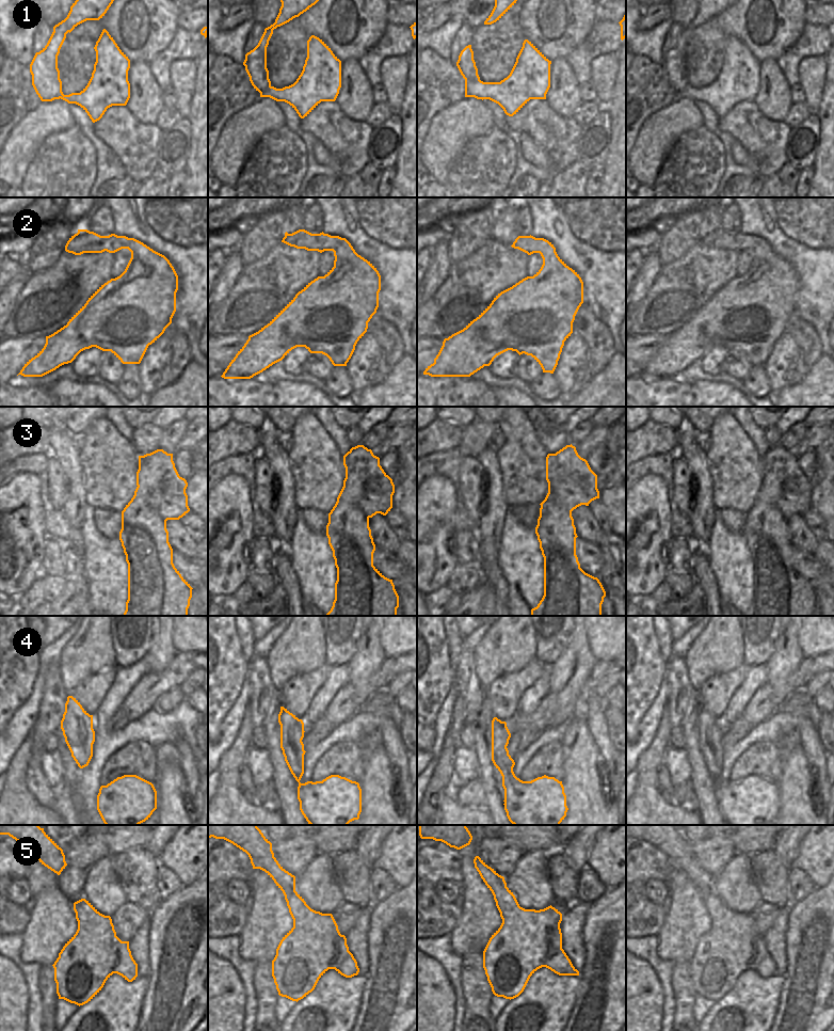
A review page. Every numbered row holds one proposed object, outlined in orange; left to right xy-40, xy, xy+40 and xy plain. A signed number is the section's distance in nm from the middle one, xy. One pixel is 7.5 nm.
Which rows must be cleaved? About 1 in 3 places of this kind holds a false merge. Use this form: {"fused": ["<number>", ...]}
{"fused": ["1", "3"]}

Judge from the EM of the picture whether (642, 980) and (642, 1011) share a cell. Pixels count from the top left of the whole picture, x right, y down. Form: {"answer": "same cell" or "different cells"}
{"answer": "same cell"}

